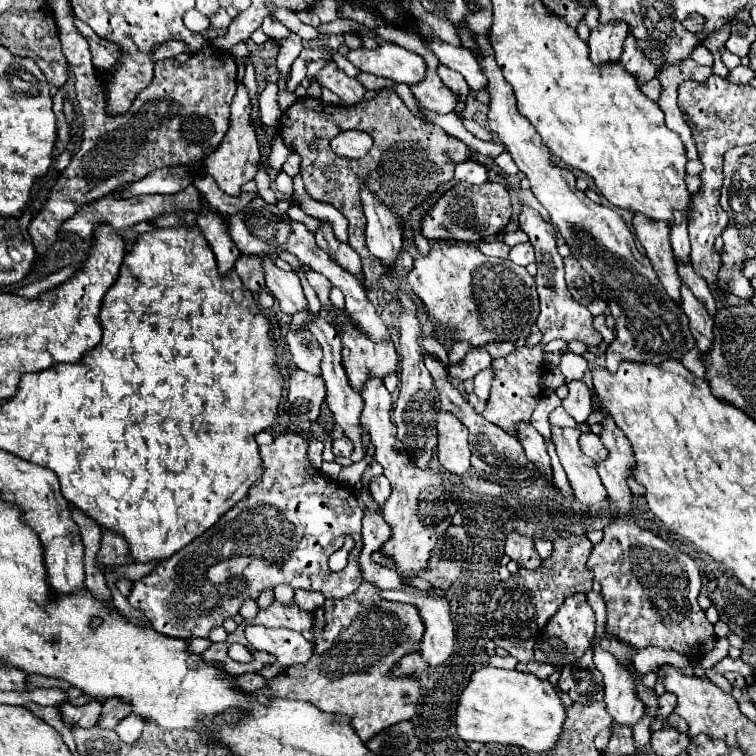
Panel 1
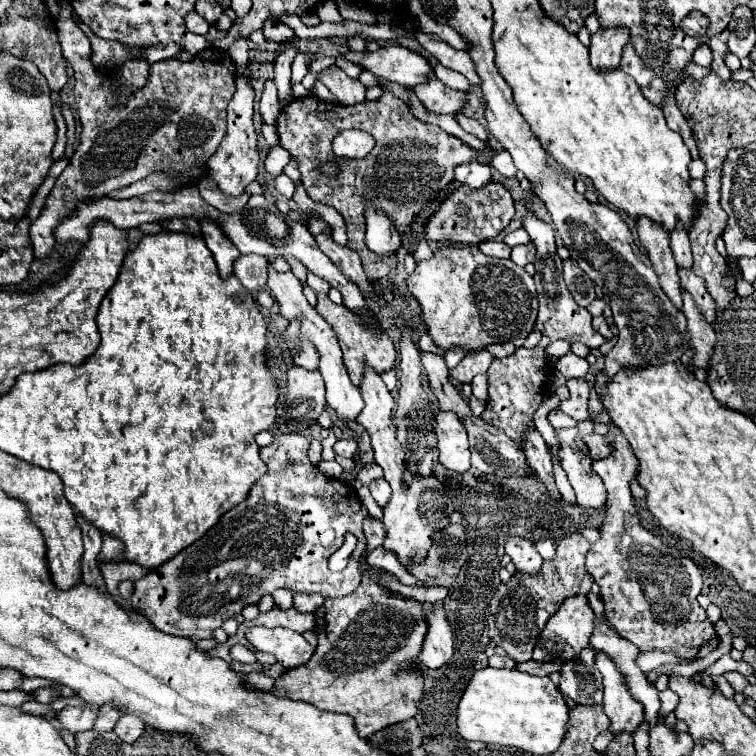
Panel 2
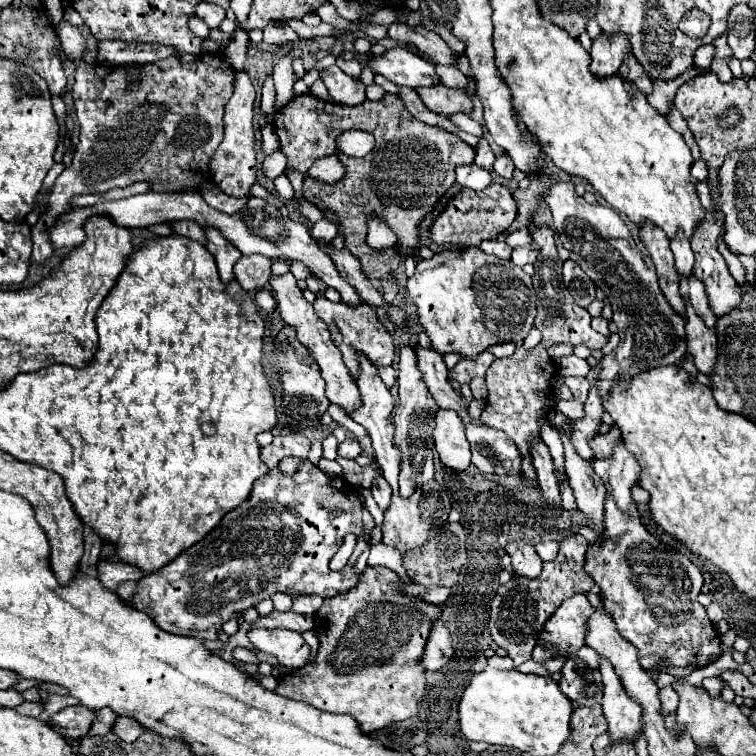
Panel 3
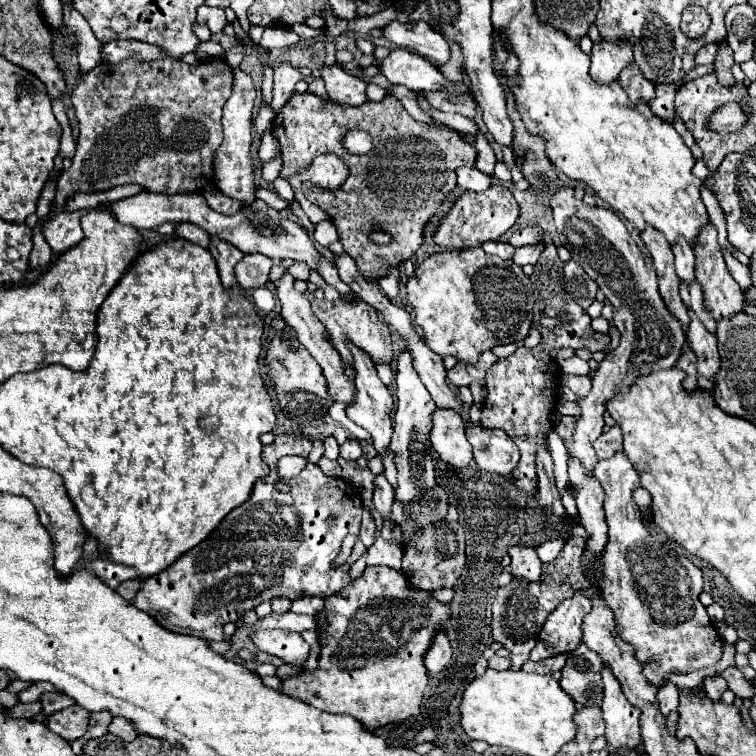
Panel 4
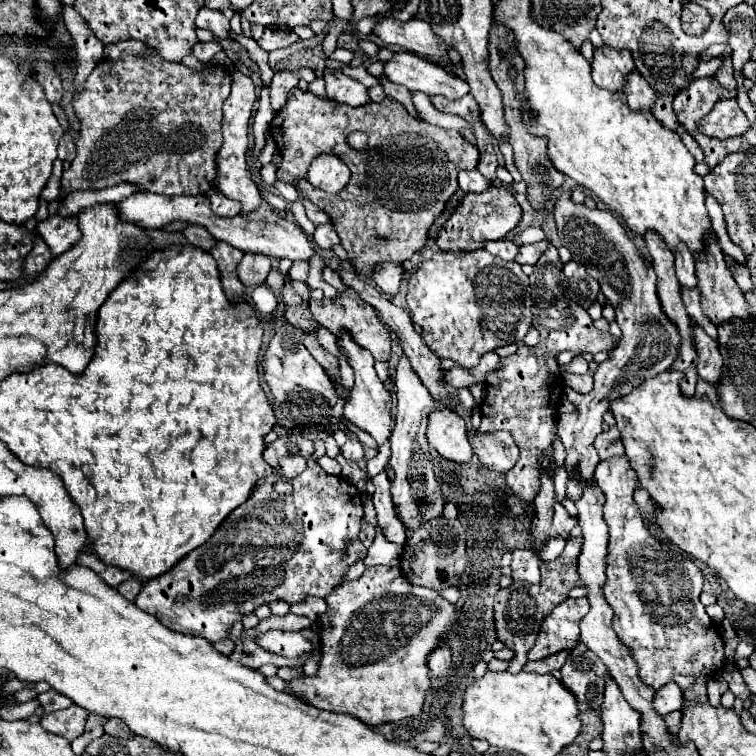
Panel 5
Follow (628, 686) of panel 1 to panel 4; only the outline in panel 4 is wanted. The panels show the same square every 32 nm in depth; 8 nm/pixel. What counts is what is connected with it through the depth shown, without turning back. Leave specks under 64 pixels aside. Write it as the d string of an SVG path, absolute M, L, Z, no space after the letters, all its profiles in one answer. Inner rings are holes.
M604 664L602 670L604 680L604 700L602 700L602 714L606 720L606 740L608 752L616 752L622 746L636 748L642 740L640 736L640 708L628 702L624 696L620 682L612 674L612 670Z

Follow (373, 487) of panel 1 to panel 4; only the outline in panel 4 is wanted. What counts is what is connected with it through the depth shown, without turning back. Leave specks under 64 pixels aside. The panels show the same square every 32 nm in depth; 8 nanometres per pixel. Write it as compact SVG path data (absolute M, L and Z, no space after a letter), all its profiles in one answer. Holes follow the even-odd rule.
M378 474L374 478L374 504L382 512L382 516L388 516L388 508L392 508L394 500L394 488L388 484L384 474Z

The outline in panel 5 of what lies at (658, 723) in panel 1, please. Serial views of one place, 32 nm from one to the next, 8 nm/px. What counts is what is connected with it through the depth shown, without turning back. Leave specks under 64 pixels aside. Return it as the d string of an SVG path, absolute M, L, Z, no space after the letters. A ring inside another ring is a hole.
M668 682L656 690L654 704L656 704L656 710L662 716L666 716L666 714L670 714L682 706L682 690L678 688L676 682Z

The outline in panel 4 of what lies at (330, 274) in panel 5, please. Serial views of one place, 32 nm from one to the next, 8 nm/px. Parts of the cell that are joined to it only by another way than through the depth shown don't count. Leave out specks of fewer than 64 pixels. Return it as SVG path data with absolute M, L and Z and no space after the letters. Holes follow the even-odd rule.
M146 190L146 192L140 192L136 196L118 200L118 202L98 204L98 208L110 210L120 224L134 226L134 228L154 228L154 226L160 226L164 222L194 222L200 228L204 228L208 234L216 234L218 238L234 244L244 254L258 252L258 254L264 254L272 260L292 258L292 260L306 262L312 270L316 270L324 278L326 284L334 286L346 300L356 300L356 294L352 292L352 288L340 280L336 266L316 250L306 228L302 228L298 222L282 218L280 212L270 208L264 200L256 200L250 206L244 206L234 216L224 216L224 214L218 214L212 208L208 208L208 202L204 200L204 196L200 192L194 192L194 194L156 194L156 192Z

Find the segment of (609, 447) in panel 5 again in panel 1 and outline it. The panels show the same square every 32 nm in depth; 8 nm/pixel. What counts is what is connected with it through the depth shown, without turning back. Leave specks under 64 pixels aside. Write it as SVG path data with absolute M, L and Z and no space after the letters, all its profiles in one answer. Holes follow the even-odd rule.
M586 432L586 434L580 436L580 448L582 448L582 452L584 452L586 456L594 458L596 462L608 458L606 446L604 446L604 444L600 442L600 438L598 438L596 434L592 434L592 432Z

